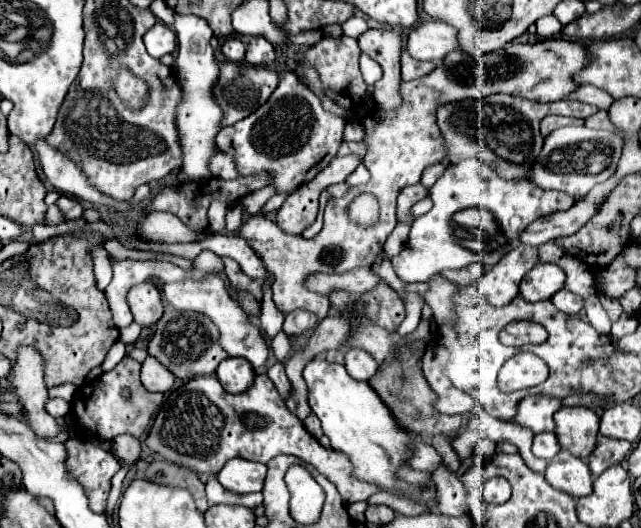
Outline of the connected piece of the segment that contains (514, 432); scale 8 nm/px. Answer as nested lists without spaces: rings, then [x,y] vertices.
[[[474,409],[468,413],[468,427],[466,431],[452,441],[458,457],[464,461],[466,455],[466,447],[476,445],[480,439],[492,439],[492,441],[508,441],[512,445],[516,445],[520,449],[522,459],[526,461],[526,465],[536,471],[536,473],[544,473],[546,469],[546,461],[538,459],[532,455],[530,447],[532,447],[532,437],[534,433],[530,433],[530,429],[522,429],[522,425],[510,425],[506,421],[494,419],[488,413]]]

